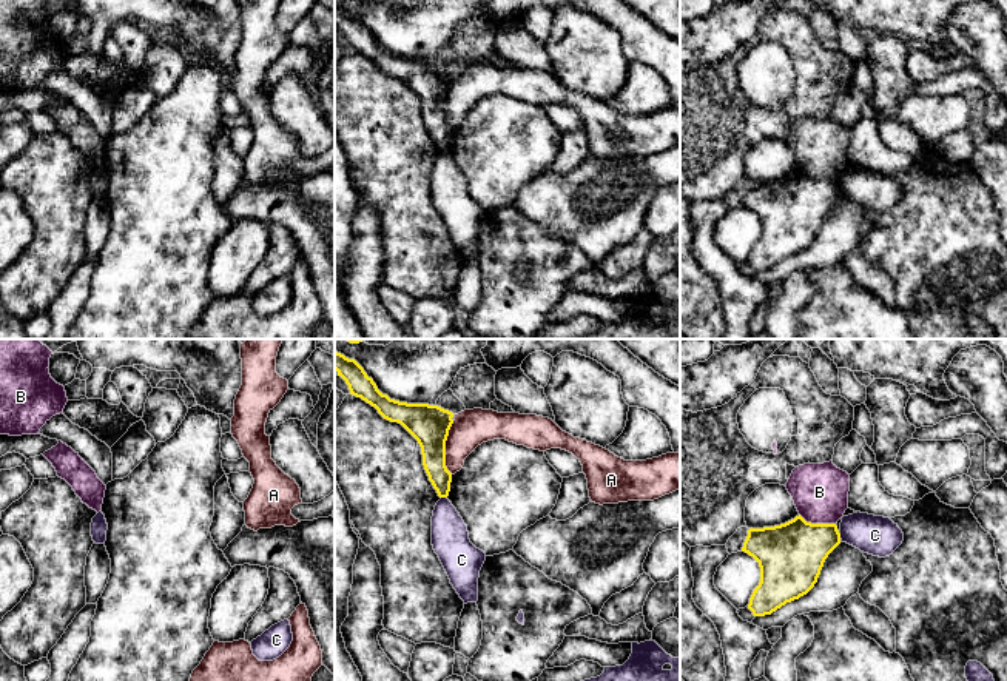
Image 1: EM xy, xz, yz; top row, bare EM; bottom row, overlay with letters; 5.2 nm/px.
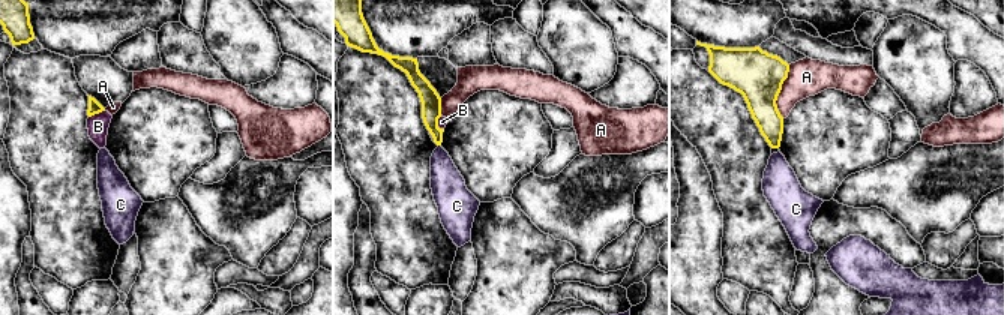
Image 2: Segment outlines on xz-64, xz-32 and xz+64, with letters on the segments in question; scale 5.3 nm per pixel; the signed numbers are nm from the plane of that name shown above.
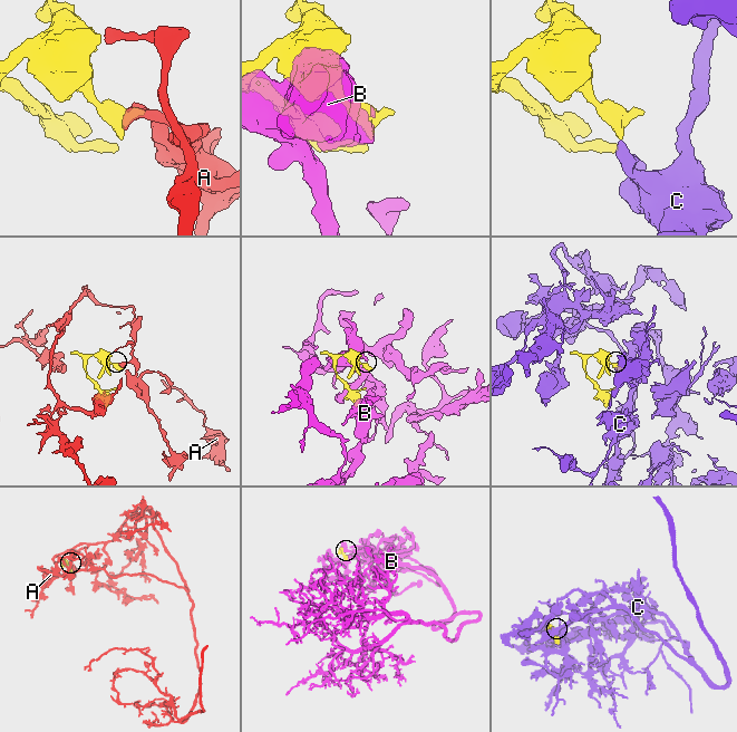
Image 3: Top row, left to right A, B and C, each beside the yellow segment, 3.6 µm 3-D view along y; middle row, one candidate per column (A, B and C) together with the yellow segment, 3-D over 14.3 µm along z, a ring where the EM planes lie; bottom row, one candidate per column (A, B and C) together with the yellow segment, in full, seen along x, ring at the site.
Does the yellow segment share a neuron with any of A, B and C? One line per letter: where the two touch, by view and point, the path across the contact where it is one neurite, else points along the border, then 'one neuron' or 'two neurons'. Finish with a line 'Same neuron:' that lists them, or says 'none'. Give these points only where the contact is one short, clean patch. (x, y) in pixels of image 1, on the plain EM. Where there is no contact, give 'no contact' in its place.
A: xz (444, 102) | two neurons
B: yz (818, 179) | two neurons
C: xz (444, 151) | along xz (441, 151), (446, 153) | two neurons
Same neuron: none

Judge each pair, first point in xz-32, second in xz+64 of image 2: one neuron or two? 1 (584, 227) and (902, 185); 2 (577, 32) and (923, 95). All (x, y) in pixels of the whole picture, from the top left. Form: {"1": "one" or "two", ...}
{"1": "one", "2": "one"}

